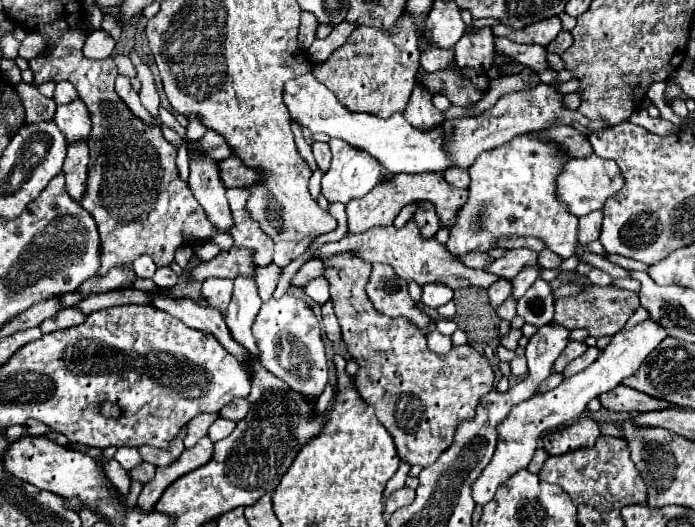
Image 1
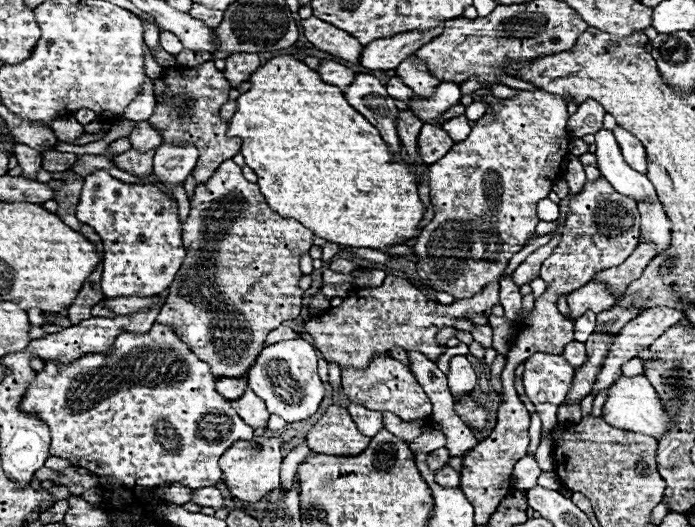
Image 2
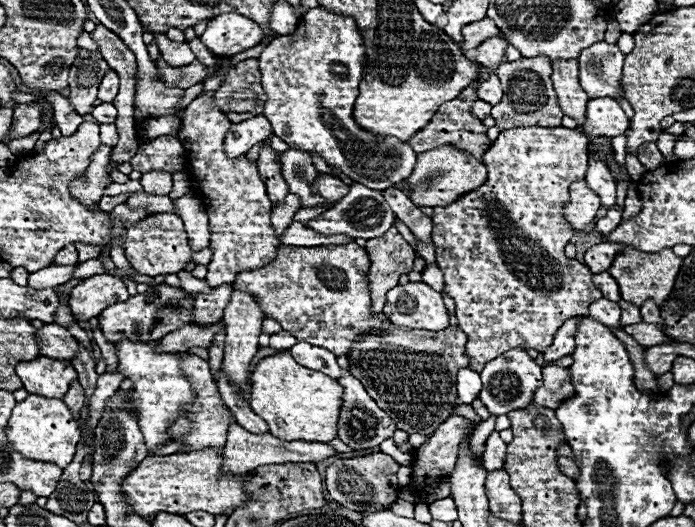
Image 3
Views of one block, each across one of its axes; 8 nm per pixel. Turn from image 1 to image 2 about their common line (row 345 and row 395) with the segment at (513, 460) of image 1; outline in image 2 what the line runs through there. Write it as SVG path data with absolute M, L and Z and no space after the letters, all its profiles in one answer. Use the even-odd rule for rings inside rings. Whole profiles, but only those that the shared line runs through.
M644 374L634 376L634 378L620 376L620 380L616 380L610 386L608 400L602 408L602 414L604 414L606 422L614 428L622 428L622 430L630 430L630 432L642 432L642 434L648 434L654 438L664 438L672 430L672 424L674 424L662 398L656 394L654 386L648 382L648 378Z

